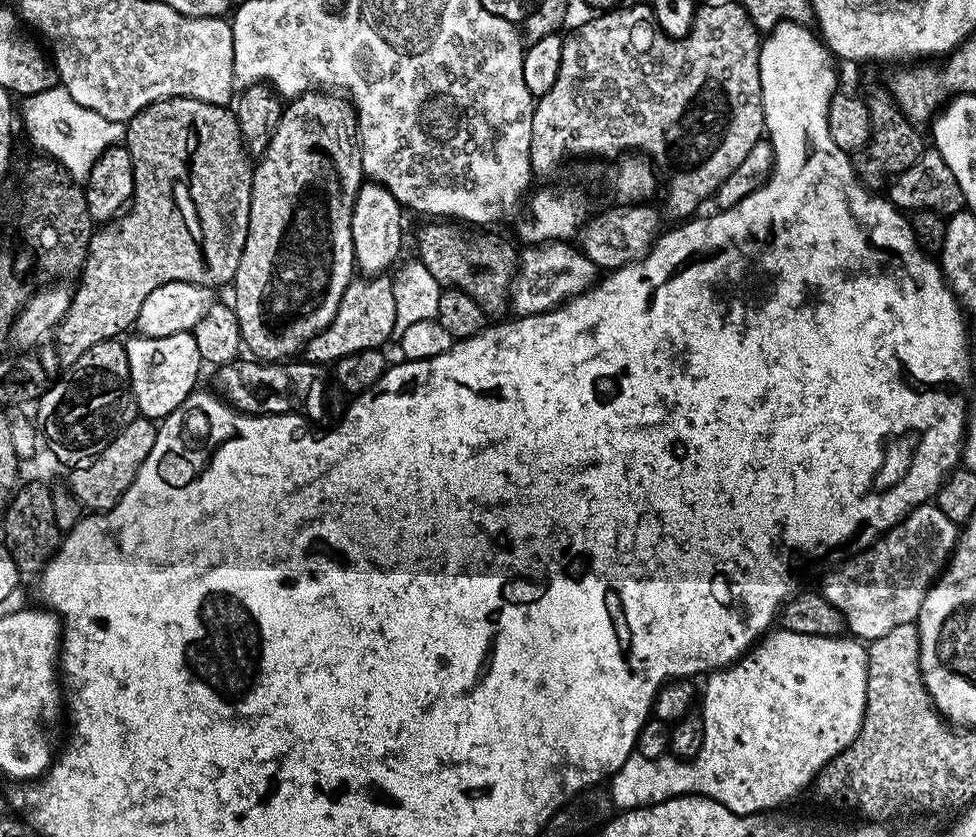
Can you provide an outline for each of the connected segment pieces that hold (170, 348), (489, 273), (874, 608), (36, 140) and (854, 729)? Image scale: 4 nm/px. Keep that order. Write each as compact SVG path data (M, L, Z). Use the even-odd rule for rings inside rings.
M191 332L166 334L166 338L150 338L139 334L133 337L132 341L124 344L124 349L130 362L130 386L136 399L136 411L147 420L159 422L178 410L191 392L197 391L196 379L202 369L198 342Z
M424 222L420 233L416 236L416 248L418 259L430 270L434 278L439 282L441 289L458 288L470 294L478 306L482 306L485 317L500 318L510 308L510 293L512 291L512 279L516 277L516 265L518 263L517 245L512 245L504 236L495 236L492 230L477 230L472 226L465 226L460 222Z
M934 502L920 504L889 532L855 553L824 580L824 597L842 614L847 631L864 642L882 638L894 626L913 623L928 589L952 558L958 526Z
M57 86L45 92L39 92L27 97L23 104L24 128L28 131L33 146L41 148L44 151L41 153L45 157L58 161L65 160L68 173L77 182L87 180L94 162L105 150L117 143L117 121L102 118L102 114L94 114L94 110L86 110L86 106L78 106L78 102L74 102L74 98L70 98L70 94L65 88ZM64 116L68 119L68 132L73 139L64 140Z
M772 630L767 634L760 637L759 640L753 644L752 648L746 655L741 656L740 659L735 660L733 664L728 665L726 668L719 668L717 672L711 673L703 681L702 684L702 704L704 700L704 708L702 707L702 715L704 718L704 737L702 738L702 750L698 750L698 754L694 757L693 760L680 760L677 756L673 756L671 754L667 756L659 756L658 758L650 758L647 760L646 758L642 758L638 755L633 755L630 758L626 758L626 762L622 762L622 766L616 773L610 777L610 785L612 784L612 788L610 787L610 799L615 805L617 809L627 810L630 808L645 808L646 806L650 806L651 804L661 804L664 800L673 800L675 796L705 796L706 798L710 798L714 802L718 802L722 806L726 806L726 810L730 810L734 814L738 814L739 816L754 816L757 814L763 814L769 810L779 809L779 804L784 804L787 802L791 796L796 796L800 791L803 790L804 787L811 785L813 781L816 779L816 775L820 773L825 766L829 764L830 761L834 759L839 752L842 750L846 750L846 746L850 746L850 742L854 742L854 738L858 734L858 730L862 726L862 722L864 721L864 711L866 710L866 674L868 673L868 649L865 647L863 643L859 639L856 638L845 638L844 636L815 636L814 634L794 634L793 632L786 632L783 630Z

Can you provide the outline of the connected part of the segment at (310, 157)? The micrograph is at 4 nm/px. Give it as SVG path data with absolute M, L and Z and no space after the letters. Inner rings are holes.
M320 90L293 97L283 107L274 136L257 162L252 174L246 246L232 283L232 305L243 347L261 362L284 362L295 357L295 352L303 353L310 338L334 322L338 302L342 302L342 286L354 278L352 207L365 175L351 101Z

